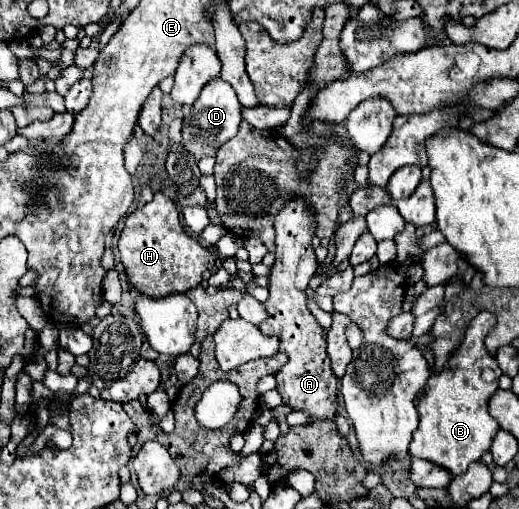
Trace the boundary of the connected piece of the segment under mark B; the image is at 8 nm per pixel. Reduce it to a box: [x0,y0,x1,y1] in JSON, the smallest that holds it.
[410,312,502,476]

